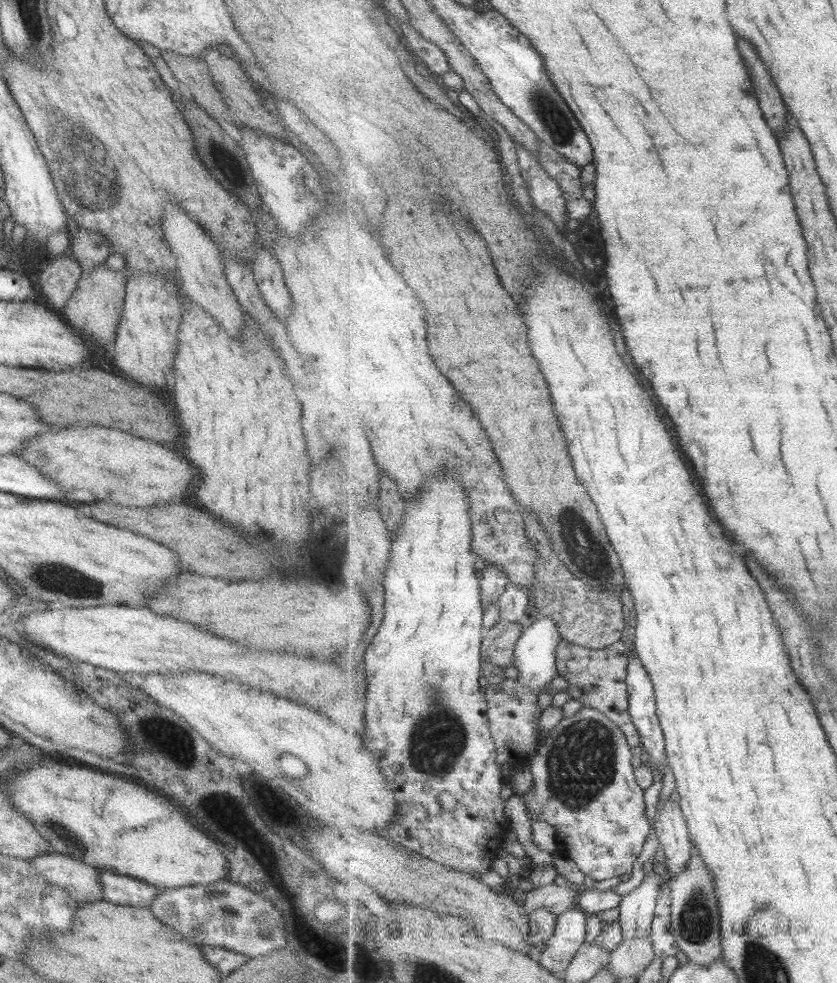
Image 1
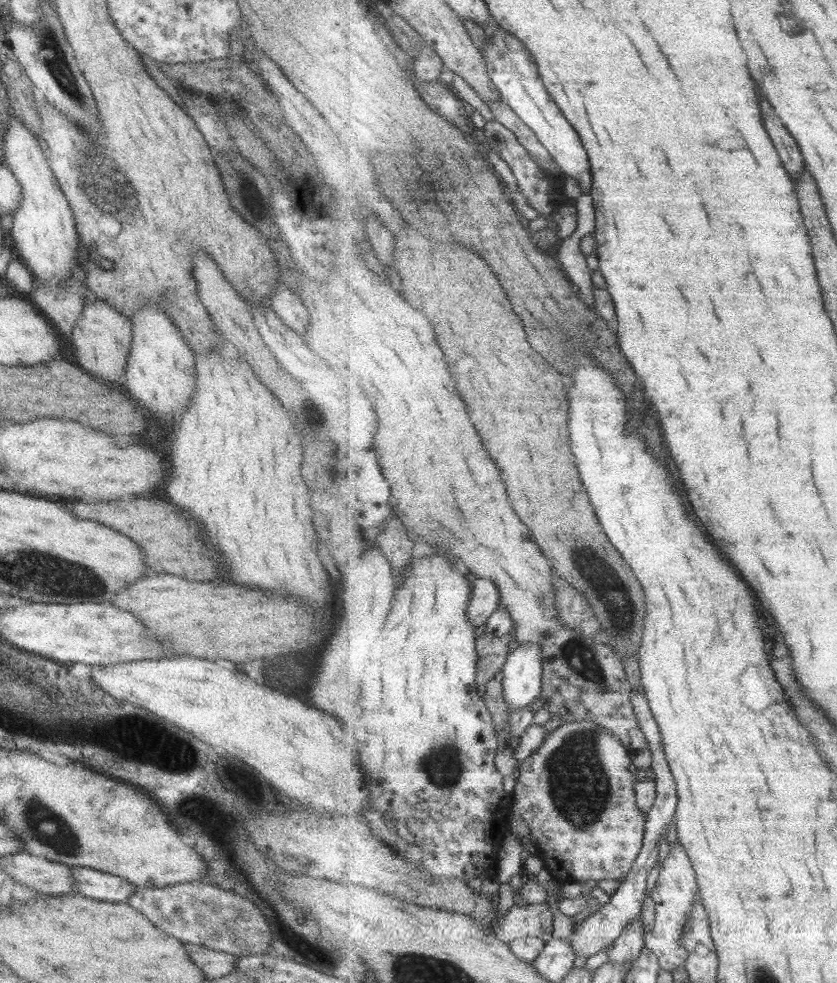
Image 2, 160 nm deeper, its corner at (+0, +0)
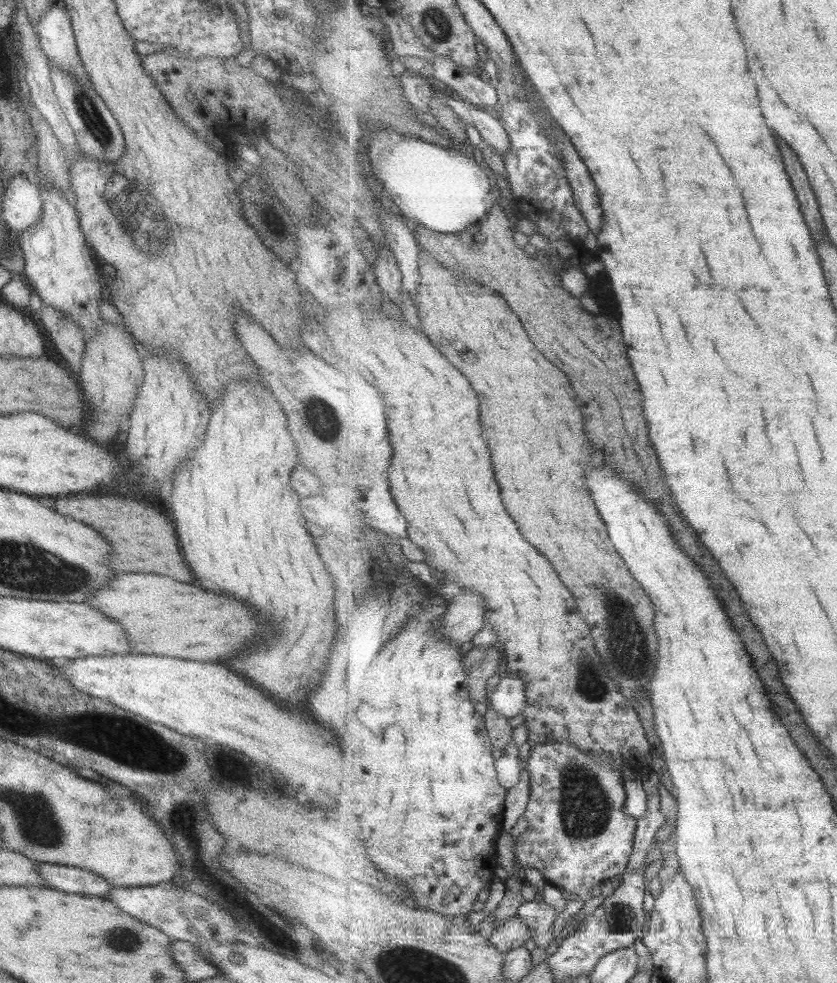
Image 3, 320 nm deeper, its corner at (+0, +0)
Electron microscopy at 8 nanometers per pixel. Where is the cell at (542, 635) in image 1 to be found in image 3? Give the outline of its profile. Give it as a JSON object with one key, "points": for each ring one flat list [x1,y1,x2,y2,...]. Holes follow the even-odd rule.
{"points":[[502,674,501,681,489,695,488,703,499,715,511,719,523,714,526,702,526,684,524,680]]}

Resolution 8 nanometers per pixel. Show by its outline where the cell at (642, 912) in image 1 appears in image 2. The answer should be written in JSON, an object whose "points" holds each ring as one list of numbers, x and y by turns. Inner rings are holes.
{"points":[[640,918,633,924,629,924,626,932,621,935,615,944,609,949,608,962,613,964,630,964,634,963,641,955,643,947,646,945,643,936,643,922]]}

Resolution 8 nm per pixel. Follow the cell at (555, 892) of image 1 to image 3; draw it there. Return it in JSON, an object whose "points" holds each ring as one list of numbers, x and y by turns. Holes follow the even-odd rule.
{"points":[[515,915,508,918,503,926,497,927,489,936,489,940,501,954,506,956,512,950,530,945,533,935,534,932,526,922]]}

